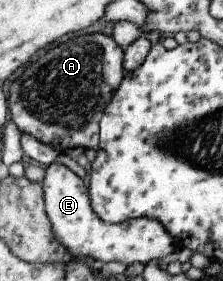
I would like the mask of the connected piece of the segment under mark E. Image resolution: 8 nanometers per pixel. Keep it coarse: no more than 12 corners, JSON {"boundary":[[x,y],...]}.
{"boundary":[[54,161],[45,211],[68,258],[146,264],[175,238],[156,219],[108,224],[89,188]]}

